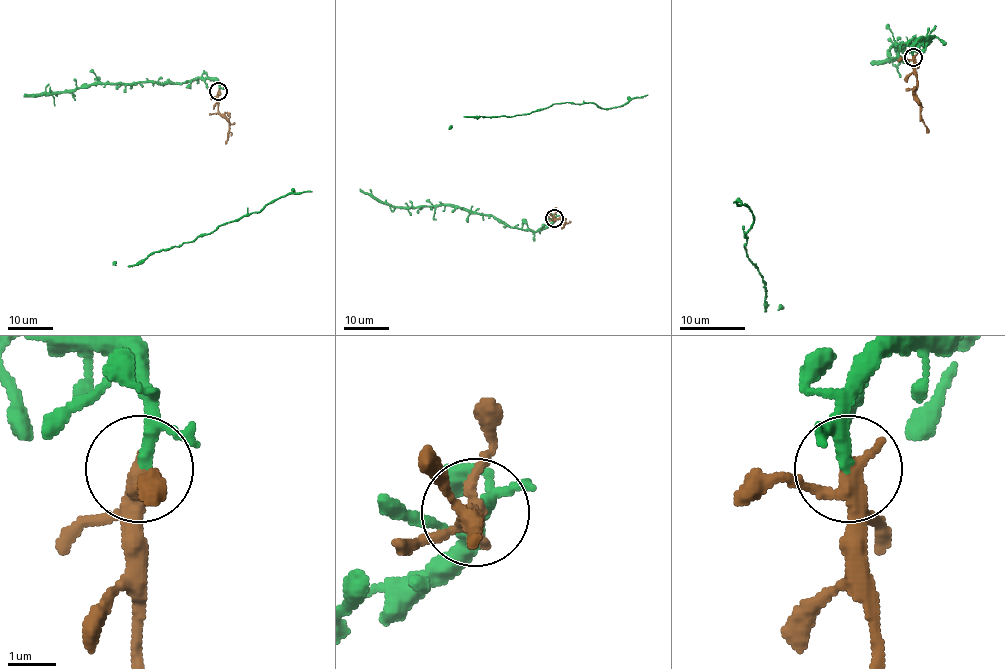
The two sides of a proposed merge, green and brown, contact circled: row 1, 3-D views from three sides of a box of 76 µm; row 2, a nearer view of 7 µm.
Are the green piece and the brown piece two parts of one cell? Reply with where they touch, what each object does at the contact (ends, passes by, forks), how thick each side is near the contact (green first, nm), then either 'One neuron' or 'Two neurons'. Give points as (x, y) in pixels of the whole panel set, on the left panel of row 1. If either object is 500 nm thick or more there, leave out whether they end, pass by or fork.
Place: (218, 91). At the ring green passes by. At the ring brown passes by. Thickness 200 nm (green) against 320 nm. One neuron

